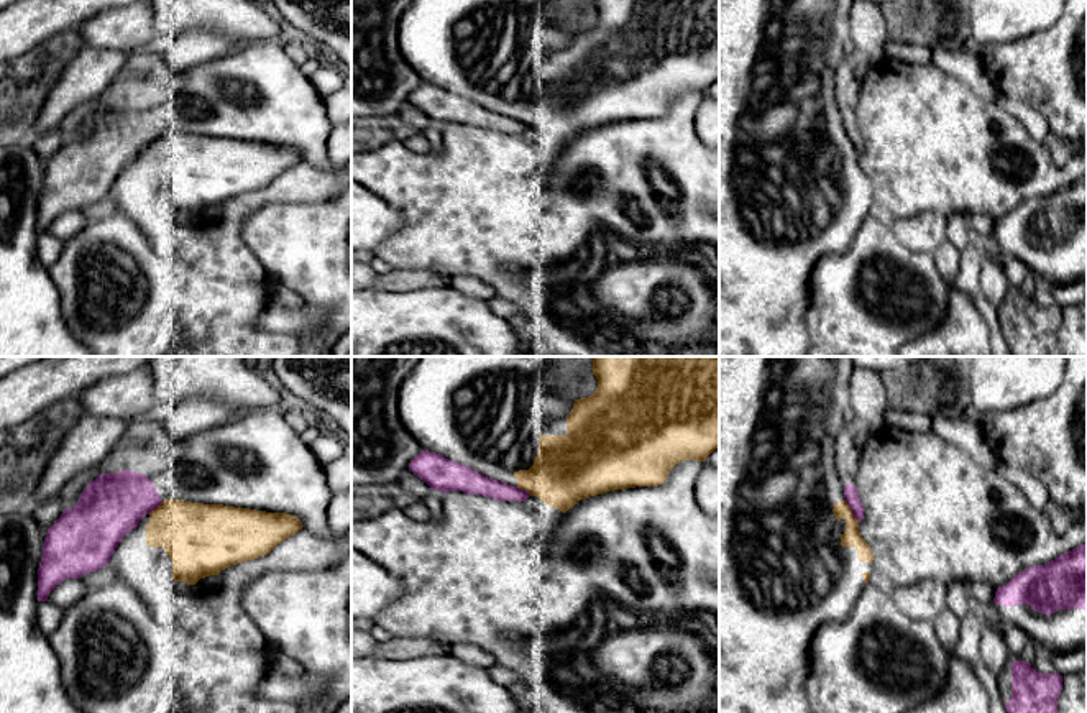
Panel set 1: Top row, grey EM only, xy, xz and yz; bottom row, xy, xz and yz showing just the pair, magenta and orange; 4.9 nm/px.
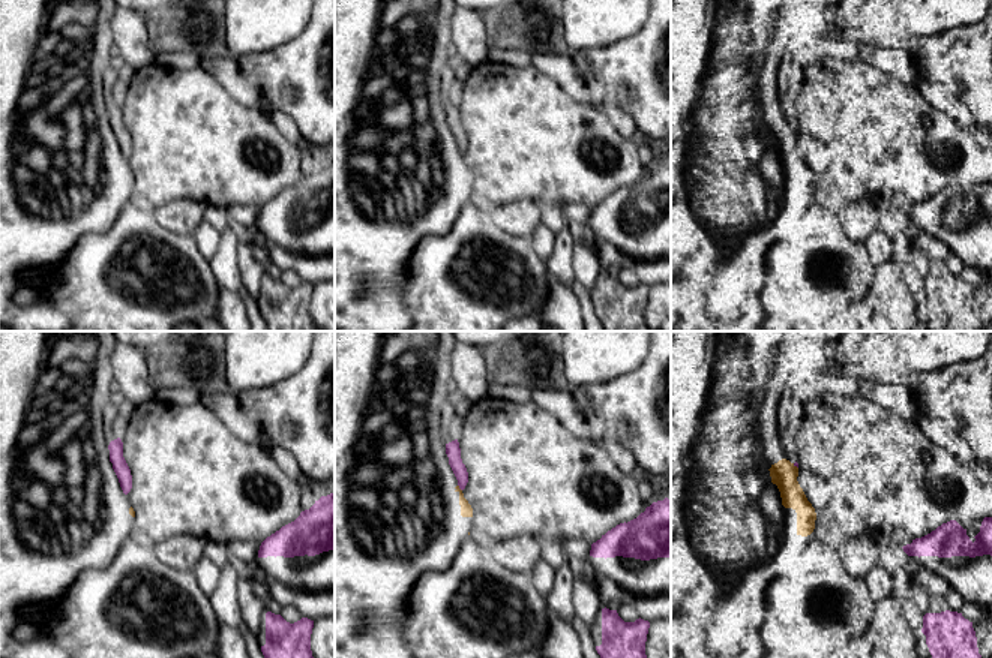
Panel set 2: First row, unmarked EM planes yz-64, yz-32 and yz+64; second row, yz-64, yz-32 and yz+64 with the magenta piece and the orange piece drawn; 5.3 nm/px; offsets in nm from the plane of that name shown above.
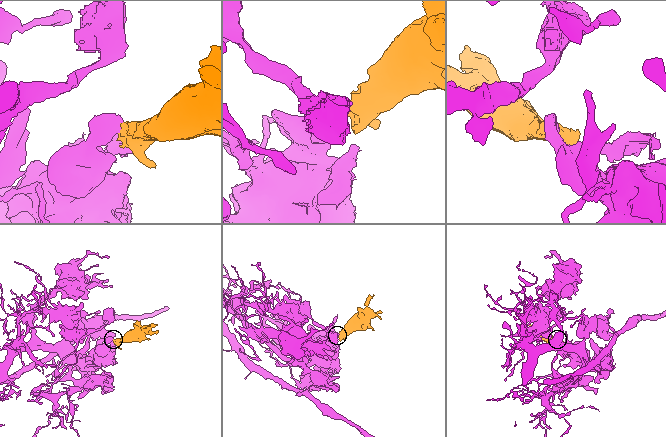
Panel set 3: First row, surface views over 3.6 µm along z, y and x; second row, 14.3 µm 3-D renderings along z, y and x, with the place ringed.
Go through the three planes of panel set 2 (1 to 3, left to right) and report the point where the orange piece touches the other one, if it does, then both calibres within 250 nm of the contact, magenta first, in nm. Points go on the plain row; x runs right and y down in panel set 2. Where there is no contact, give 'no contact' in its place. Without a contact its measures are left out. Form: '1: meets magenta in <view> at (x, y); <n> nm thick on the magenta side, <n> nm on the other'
1: no contact
2: meets magenta in yz-32 at (459, 152); 80 nm thick on the magenta side, 60 nm on the other
3: meets magenta in yz+64 at (796, 129); 20 nm thick on the magenta side, 150 nm on the other

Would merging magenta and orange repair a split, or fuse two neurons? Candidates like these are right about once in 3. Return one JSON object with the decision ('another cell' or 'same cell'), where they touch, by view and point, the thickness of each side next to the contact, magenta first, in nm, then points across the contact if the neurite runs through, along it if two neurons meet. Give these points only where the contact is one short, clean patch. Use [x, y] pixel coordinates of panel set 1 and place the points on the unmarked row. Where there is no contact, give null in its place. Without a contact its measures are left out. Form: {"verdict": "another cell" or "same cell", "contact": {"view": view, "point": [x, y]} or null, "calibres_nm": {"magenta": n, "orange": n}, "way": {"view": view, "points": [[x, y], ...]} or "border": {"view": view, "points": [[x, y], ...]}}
{"verdict": "another cell", "contact": {"view": "yz", "point": [851, 142]}, "calibres_nm": {"magenta": 70, "orange": 90}}

